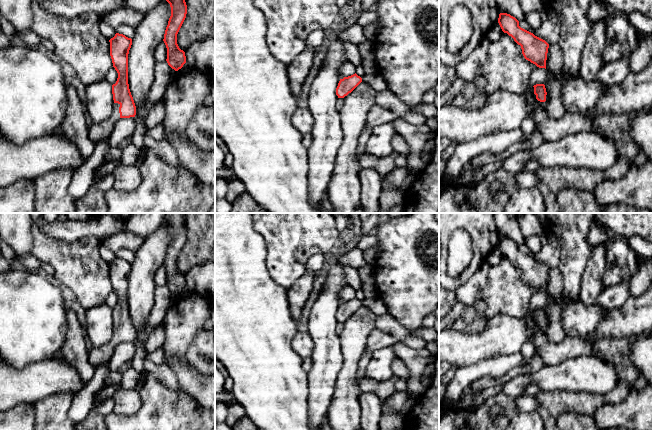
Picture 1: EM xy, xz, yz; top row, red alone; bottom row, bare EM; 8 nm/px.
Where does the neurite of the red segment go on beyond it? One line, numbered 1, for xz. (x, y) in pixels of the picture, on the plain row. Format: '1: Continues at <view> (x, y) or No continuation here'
1: No continuation here

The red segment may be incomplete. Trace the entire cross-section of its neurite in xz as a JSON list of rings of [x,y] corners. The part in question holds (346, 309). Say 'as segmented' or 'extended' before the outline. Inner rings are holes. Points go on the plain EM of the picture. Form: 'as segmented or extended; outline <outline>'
as segmented; outline [[[356,297],[340,303],[336,312],[336,319],[338,320],[338,322],[344,322],[349,317],[351,317],[361,306],[362,302]]]

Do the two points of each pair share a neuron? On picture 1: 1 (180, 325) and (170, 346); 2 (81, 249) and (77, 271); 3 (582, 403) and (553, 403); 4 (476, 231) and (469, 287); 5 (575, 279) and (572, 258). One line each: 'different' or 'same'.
1: same
2: same
3: same
4: different
5: same

